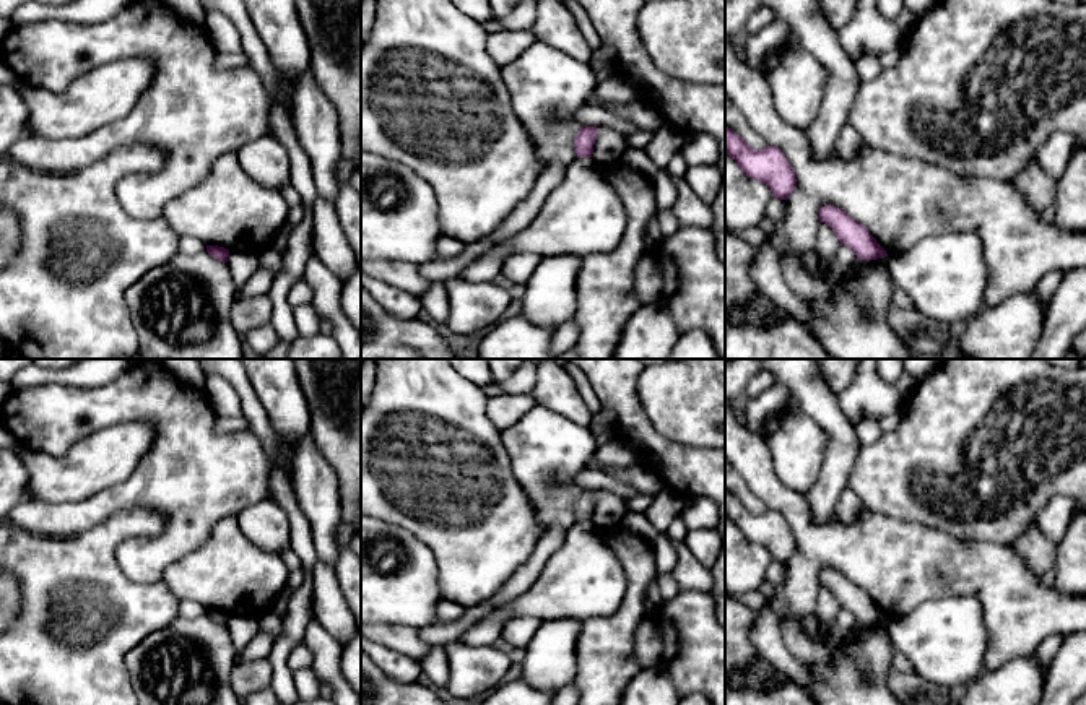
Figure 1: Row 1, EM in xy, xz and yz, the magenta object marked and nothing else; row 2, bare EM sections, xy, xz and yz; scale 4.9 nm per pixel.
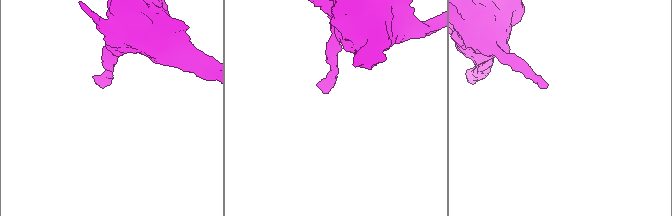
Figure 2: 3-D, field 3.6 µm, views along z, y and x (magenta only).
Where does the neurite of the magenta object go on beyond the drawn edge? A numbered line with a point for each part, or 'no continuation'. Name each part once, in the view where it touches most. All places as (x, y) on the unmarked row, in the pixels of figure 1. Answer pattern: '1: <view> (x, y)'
no continuation

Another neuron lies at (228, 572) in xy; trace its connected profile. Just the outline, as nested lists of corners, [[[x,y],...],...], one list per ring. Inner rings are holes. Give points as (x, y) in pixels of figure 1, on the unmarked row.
[[[237,517],[223,518],[208,539],[193,552],[176,560],[163,575],[179,601],[197,601],[205,609],[260,619],[286,588],[289,570],[280,554],[255,546],[241,530]]]

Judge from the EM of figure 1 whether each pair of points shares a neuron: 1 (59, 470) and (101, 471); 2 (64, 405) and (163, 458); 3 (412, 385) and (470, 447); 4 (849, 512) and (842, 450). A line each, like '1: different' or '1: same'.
1: same
2: same
3: same
4: different

